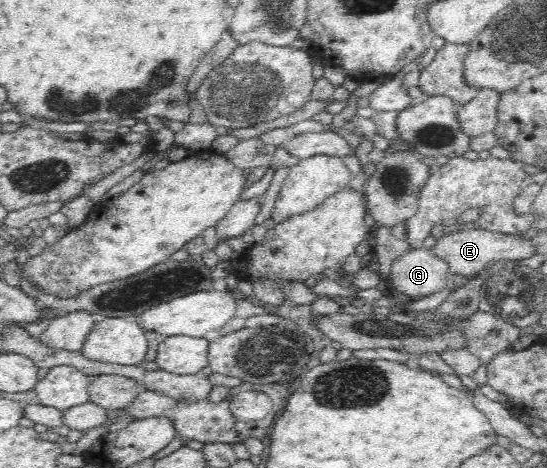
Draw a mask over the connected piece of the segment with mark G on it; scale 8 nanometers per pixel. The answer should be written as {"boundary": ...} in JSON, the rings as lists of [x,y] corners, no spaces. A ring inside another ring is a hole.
{"boundary":[[[411,249],[392,264],[391,292],[399,299],[428,297],[446,287],[448,269],[448,263],[435,256],[431,249]]]}

